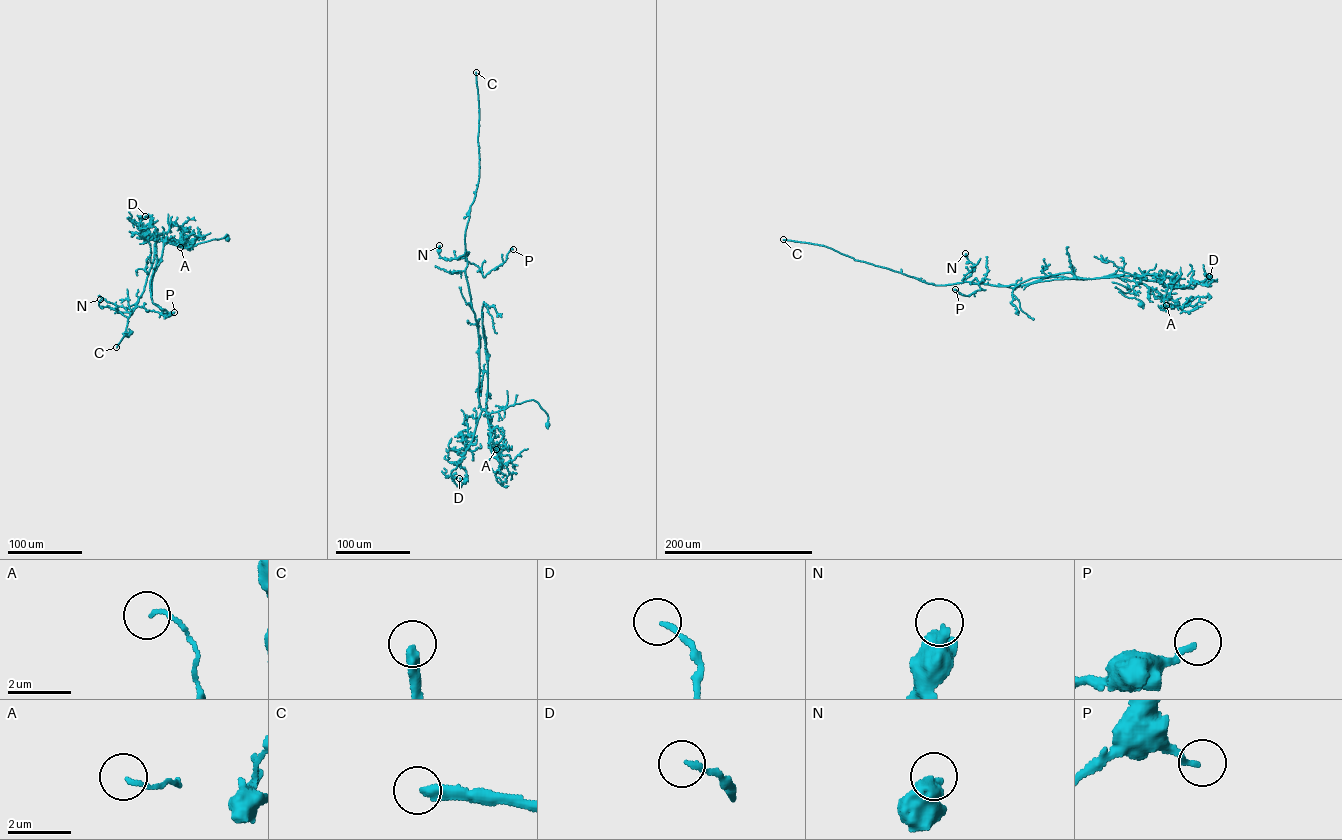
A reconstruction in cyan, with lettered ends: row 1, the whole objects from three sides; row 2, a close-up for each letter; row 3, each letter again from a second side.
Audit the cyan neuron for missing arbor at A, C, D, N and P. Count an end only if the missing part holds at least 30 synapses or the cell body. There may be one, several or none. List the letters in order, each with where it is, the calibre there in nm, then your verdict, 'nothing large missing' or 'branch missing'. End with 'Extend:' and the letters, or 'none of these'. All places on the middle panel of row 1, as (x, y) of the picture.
A: (496, 449) | 110 nm | nothing large missing
C: (476, 72) | 360 nm | branch missing
D: (459, 478) | 150 nm | nothing large missing
N: (439, 245) | 320 nm | nothing large missing
P: (513, 249) | 170 nm | nothing large missing
Extend: C

